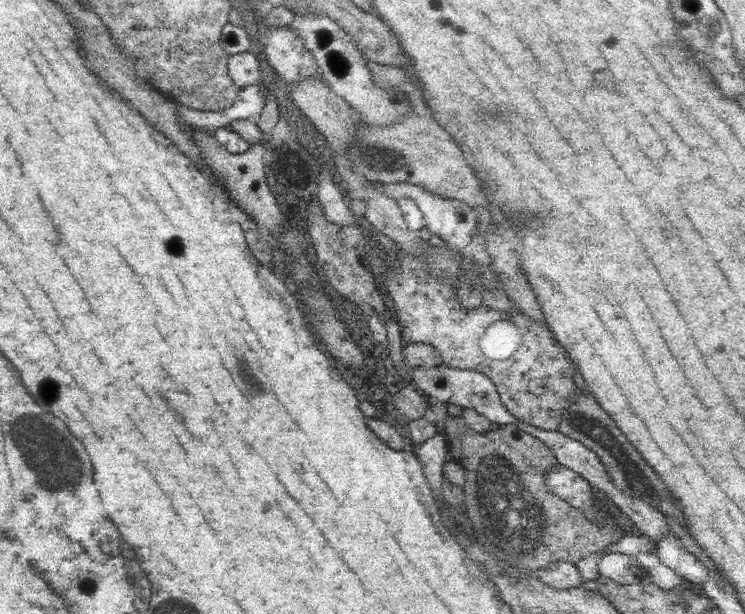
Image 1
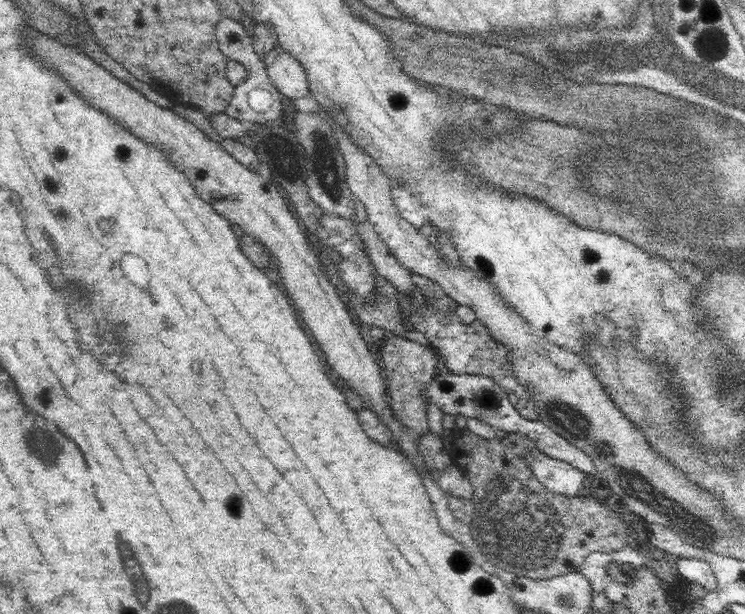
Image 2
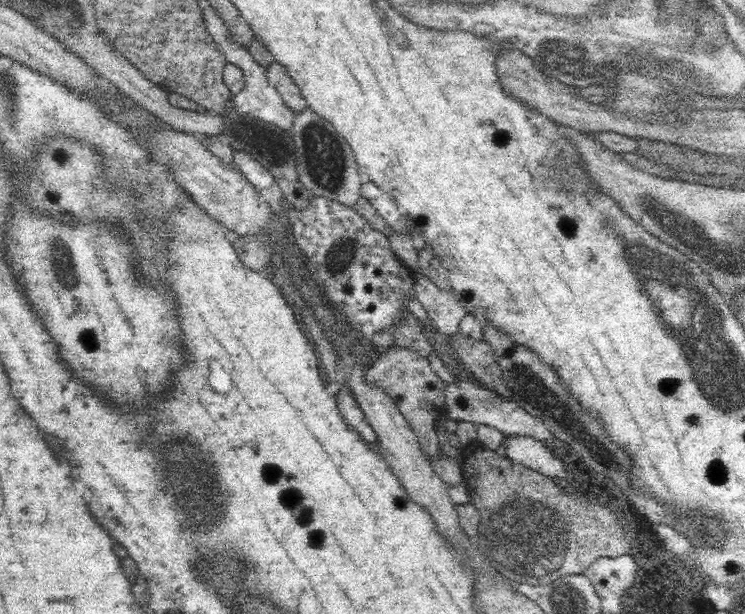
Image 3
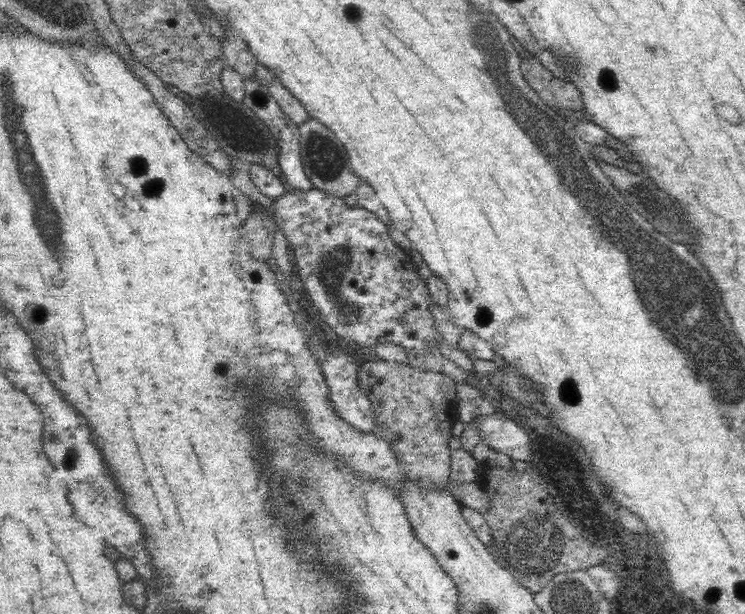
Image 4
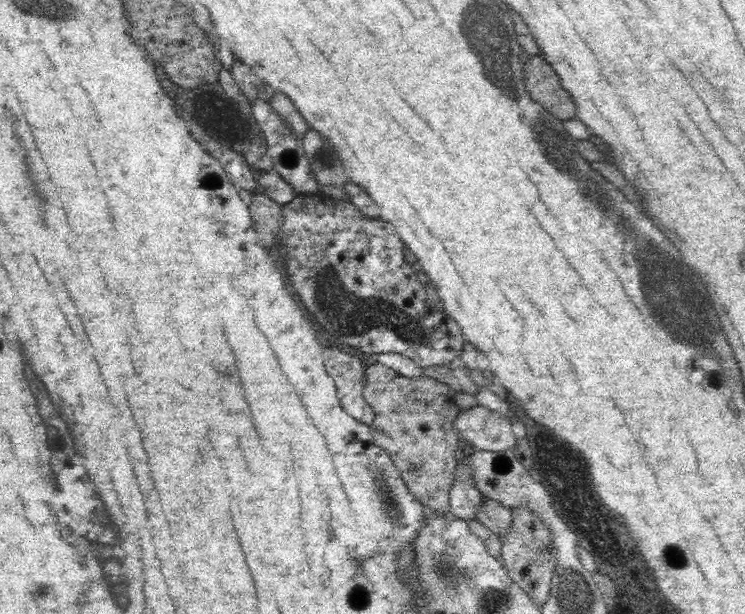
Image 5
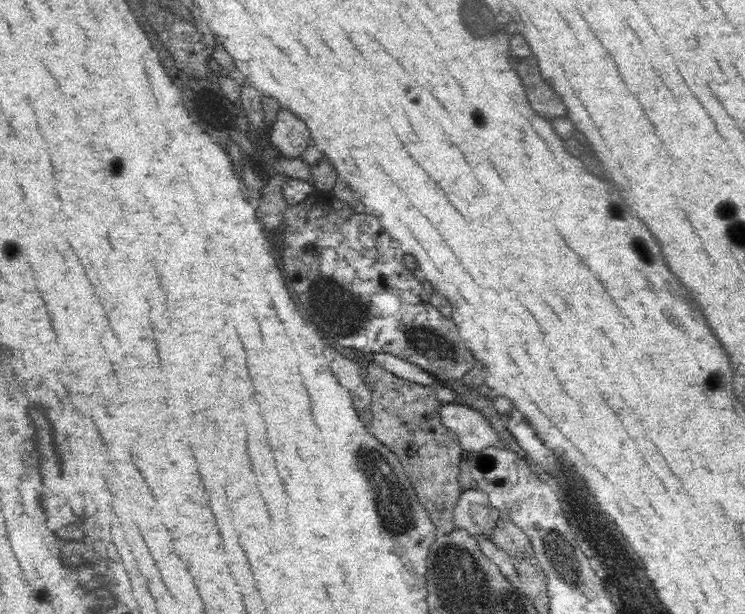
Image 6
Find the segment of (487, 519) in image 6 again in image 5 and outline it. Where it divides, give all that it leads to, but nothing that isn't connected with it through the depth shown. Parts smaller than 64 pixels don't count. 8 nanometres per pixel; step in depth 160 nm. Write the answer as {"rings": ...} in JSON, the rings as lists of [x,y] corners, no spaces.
{"rings":[[[468,460],[458,463],[456,480],[449,490],[450,511],[458,518],[468,522],[477,519],[479,506],[484,498],[472,480],[472,469],[470,469]]]}

